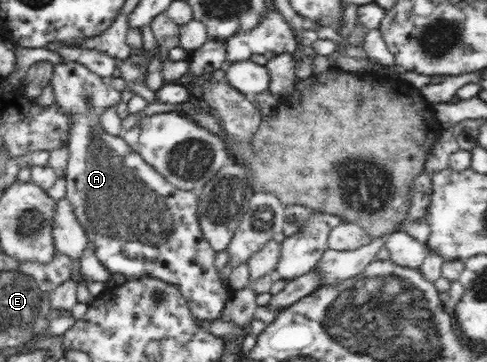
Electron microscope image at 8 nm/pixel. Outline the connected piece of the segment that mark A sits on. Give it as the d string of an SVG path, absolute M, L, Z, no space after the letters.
M63 60L63 64L53 65L49 85L53 88L55 104L71 116L71 131L67 139L69 158L63 176L66 198L86 231L90 248L111 273L122 273L127 280L138 279L139 276L164 280L179 289L197 319L205 323L220 319L227 301L231 299L231 288L219 277L215 268L216 252L203 236L199 225L197 193L183 191L169 183L153 166L143 161L121 135L111 137L100 124L100 113L106 107L119 103L120 93L108 85L108 79L99 77L84 65Z

